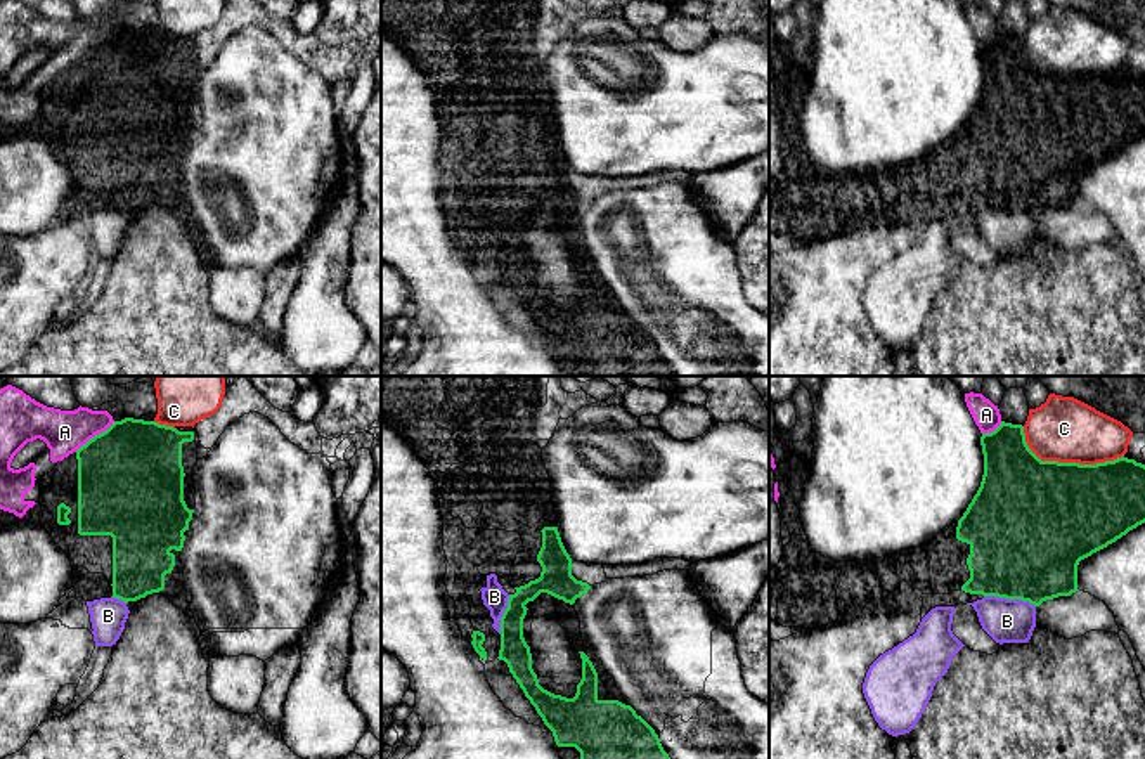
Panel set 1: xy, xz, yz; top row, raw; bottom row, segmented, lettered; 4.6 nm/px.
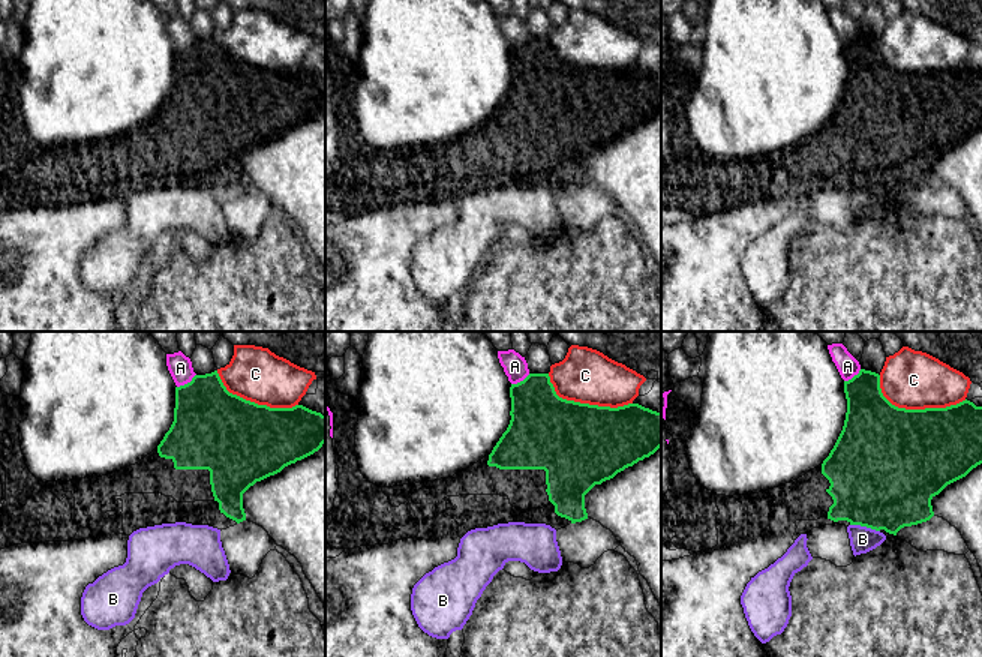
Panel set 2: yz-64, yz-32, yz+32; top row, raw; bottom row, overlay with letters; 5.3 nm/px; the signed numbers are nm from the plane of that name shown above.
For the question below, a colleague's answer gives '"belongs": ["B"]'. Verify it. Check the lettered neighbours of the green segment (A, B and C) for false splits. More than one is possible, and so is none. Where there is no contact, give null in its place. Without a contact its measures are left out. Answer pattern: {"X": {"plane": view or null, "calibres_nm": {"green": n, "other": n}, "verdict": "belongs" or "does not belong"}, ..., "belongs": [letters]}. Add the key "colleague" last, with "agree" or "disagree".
{"A": {"plane": "xy", "calibres_nm": {"green": 500, "other": 200}, "verdict": "does not belong"}, "B": {"plane": "yz", "calibres_nm": {"green": 500, "other": 200}, "verdict": "does not belong"}, "C": {"plane": "yz", "calibres_nm": {"green": 500, "other": 300}, "verdict": "does not belong"}, "belongs": [], "colleague": "disagree"}

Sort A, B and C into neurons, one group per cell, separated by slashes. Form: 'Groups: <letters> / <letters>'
Groups: A / B / C

